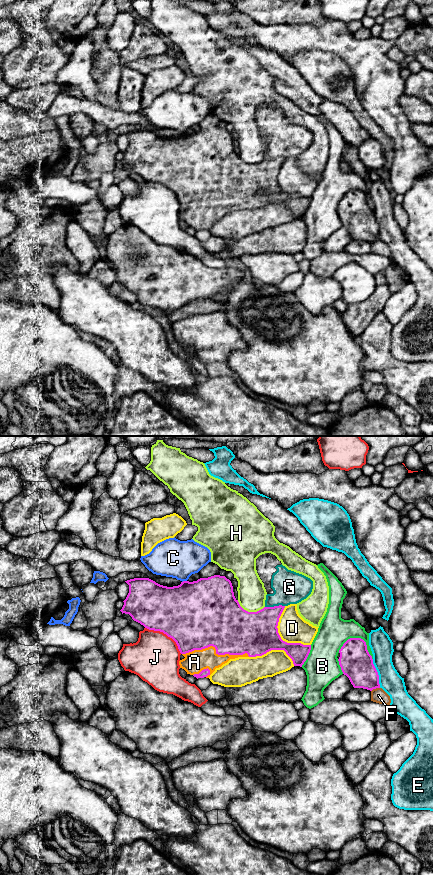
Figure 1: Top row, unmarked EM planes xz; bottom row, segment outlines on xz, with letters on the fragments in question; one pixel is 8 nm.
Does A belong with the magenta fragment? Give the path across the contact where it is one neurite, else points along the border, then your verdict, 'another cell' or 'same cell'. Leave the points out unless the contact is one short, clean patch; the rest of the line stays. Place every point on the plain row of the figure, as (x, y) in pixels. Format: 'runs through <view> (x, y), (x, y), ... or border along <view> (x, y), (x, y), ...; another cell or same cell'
same cell

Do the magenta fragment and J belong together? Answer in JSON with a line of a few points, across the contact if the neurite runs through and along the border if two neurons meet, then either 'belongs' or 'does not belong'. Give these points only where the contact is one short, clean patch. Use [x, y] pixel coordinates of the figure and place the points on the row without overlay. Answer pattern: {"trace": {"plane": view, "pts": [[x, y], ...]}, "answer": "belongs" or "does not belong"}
{"answer": "does not belong"}

